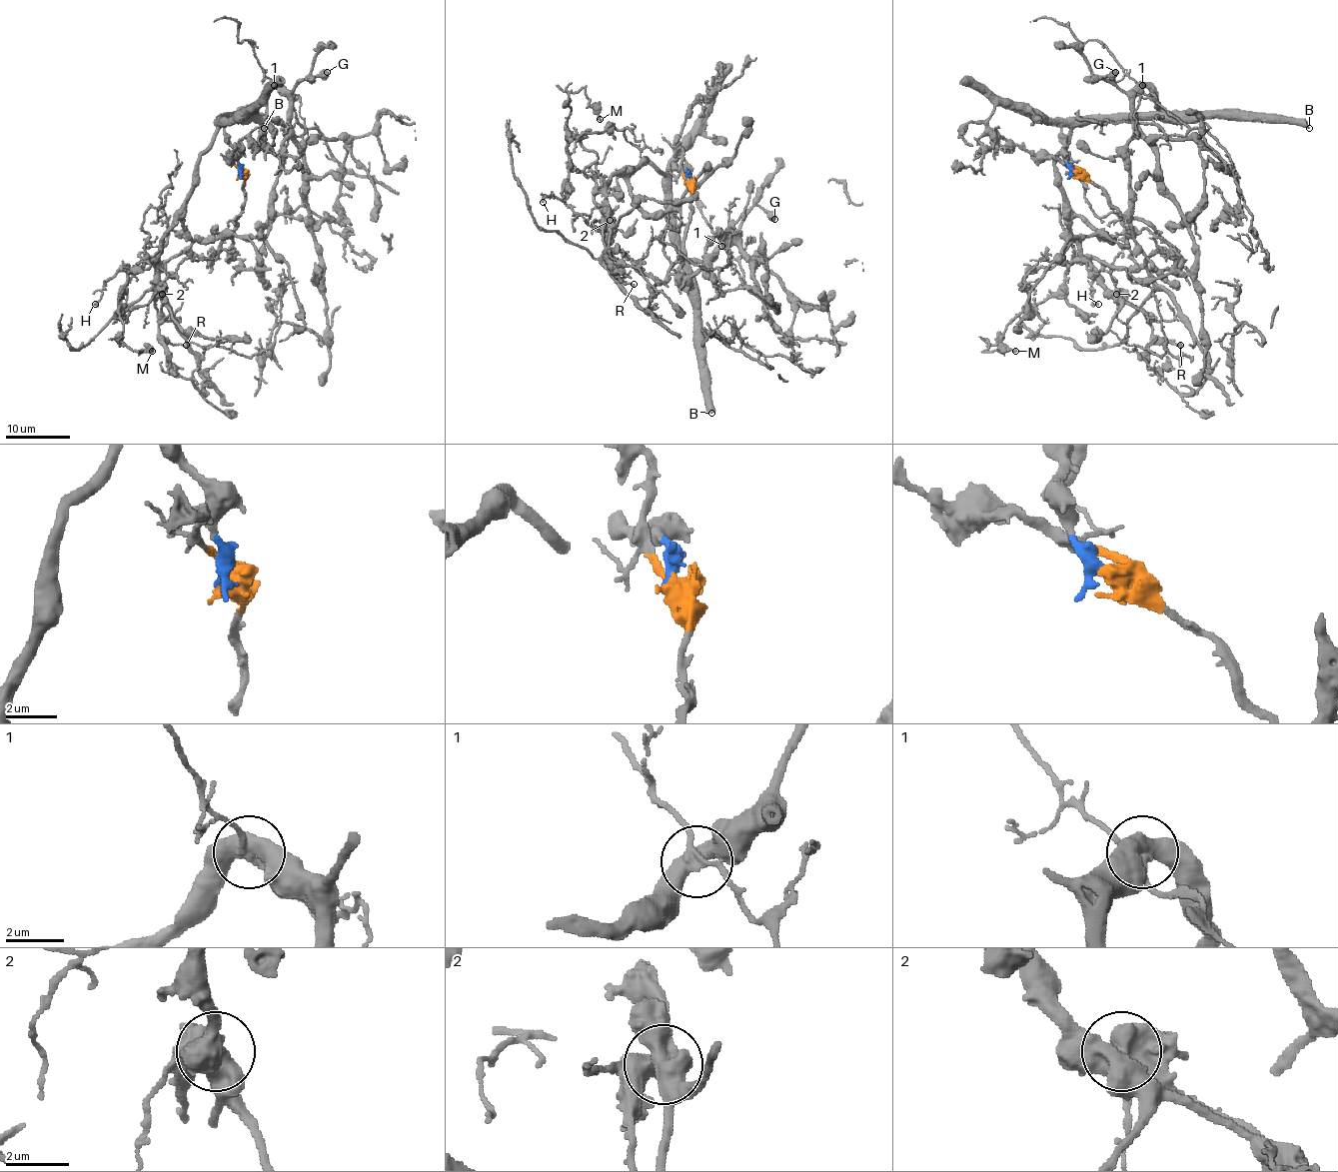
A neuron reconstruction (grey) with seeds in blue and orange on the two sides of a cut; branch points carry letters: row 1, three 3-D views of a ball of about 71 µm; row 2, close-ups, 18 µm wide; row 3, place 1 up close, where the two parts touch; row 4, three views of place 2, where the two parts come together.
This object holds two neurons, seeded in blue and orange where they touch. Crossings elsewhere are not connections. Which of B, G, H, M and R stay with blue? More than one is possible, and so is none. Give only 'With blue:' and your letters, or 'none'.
With blue: B, G, R

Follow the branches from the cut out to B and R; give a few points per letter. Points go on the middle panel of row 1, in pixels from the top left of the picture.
B: (687, 181), (687, 173), (671, 165), (672, 241), (694, 308), (698, 372), (705, 406), (711, 413)
R: (687, 181), (681, 167), (669, 167), (667, 173), (646, 158), (607, 183), (607, 256), (617, 275), (635, 285)

